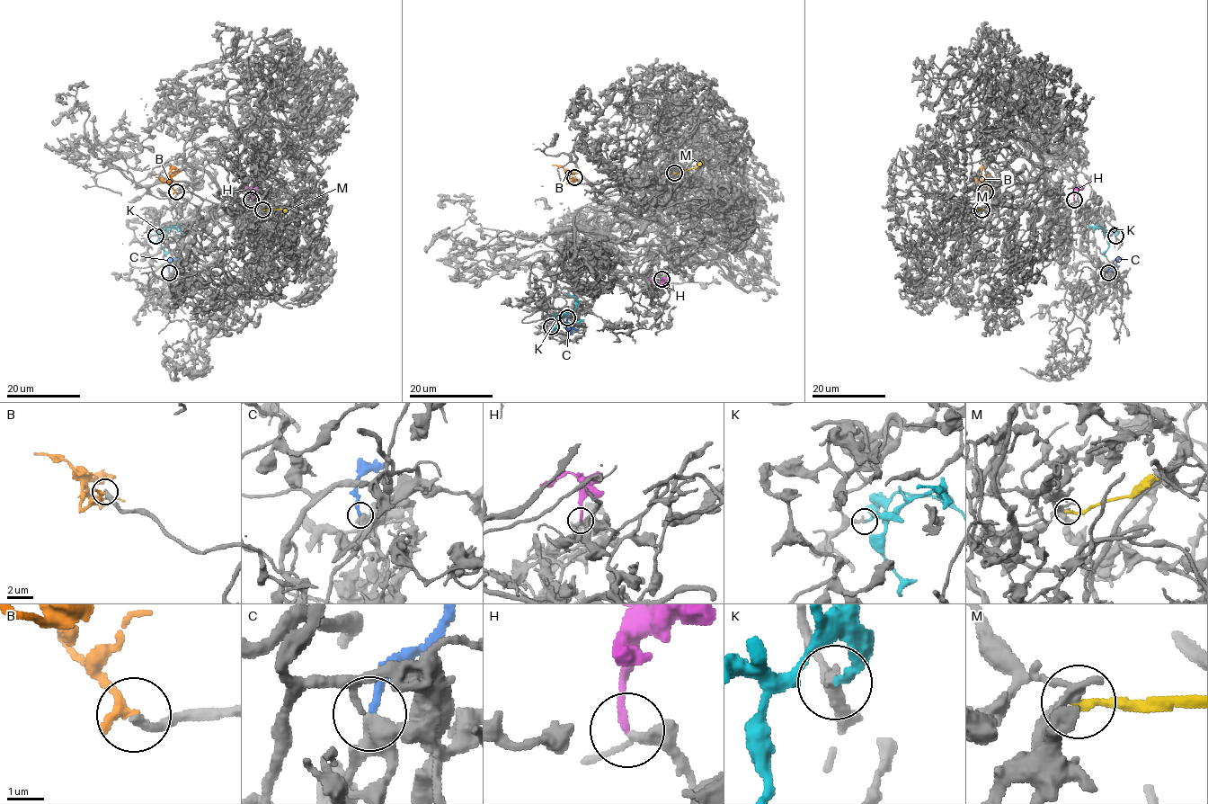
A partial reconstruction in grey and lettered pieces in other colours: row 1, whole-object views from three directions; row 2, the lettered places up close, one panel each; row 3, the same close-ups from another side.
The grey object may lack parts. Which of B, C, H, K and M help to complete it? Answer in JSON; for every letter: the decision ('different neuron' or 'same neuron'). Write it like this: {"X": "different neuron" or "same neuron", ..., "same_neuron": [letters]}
{"B": "different neuron", "C": "different neuron", "H": "same neuron", "K": "same neuron", "M": "different neuron", "same_neuron": ["H", "K"]}

